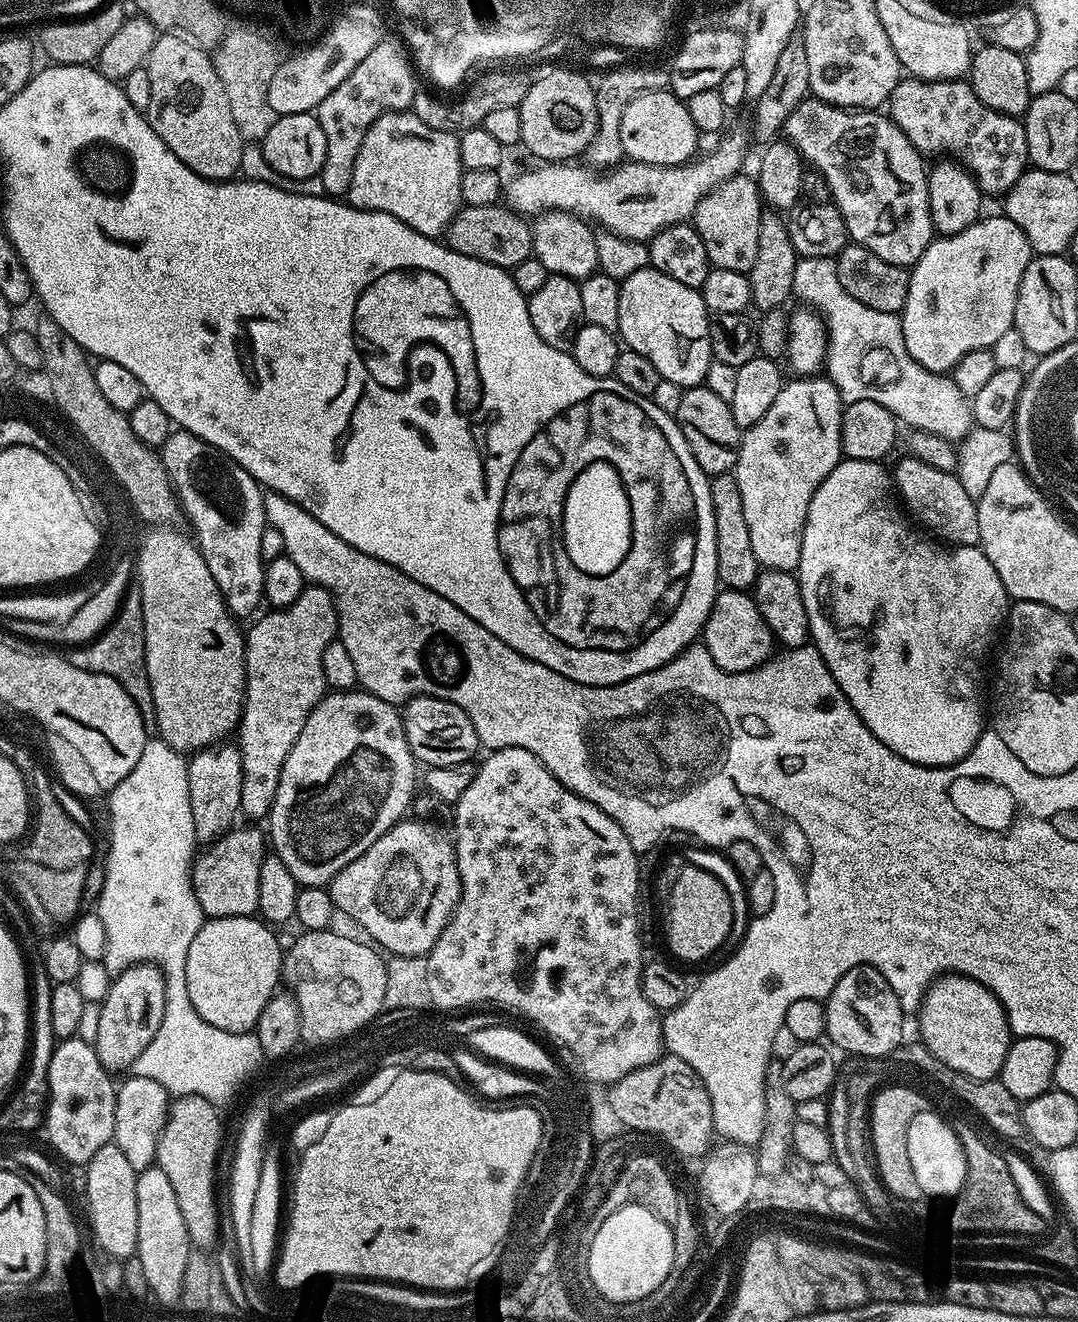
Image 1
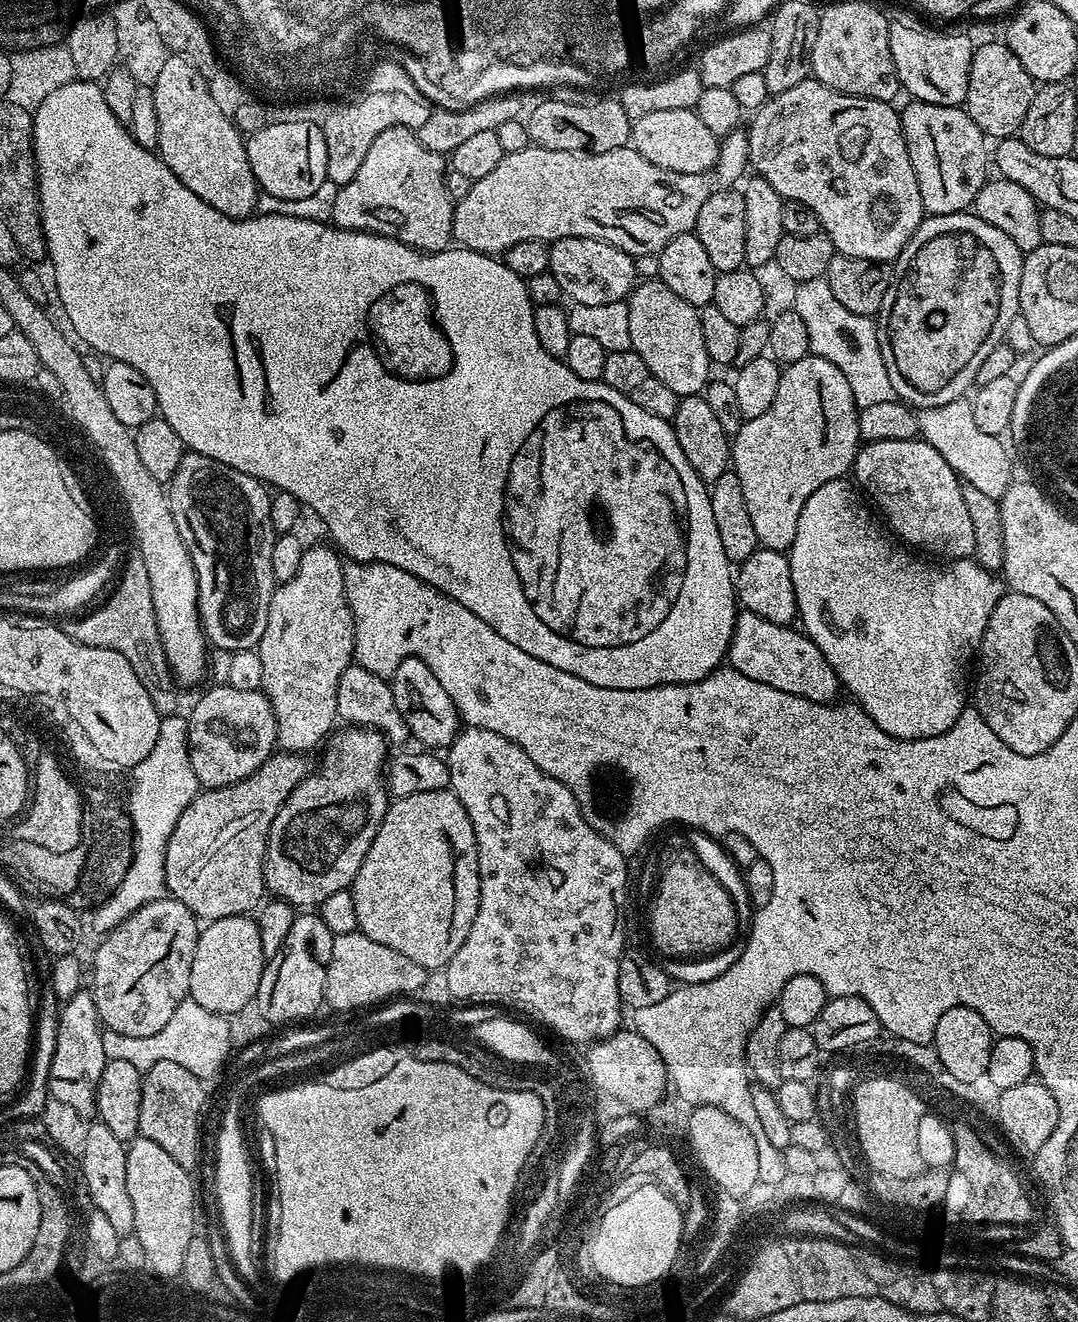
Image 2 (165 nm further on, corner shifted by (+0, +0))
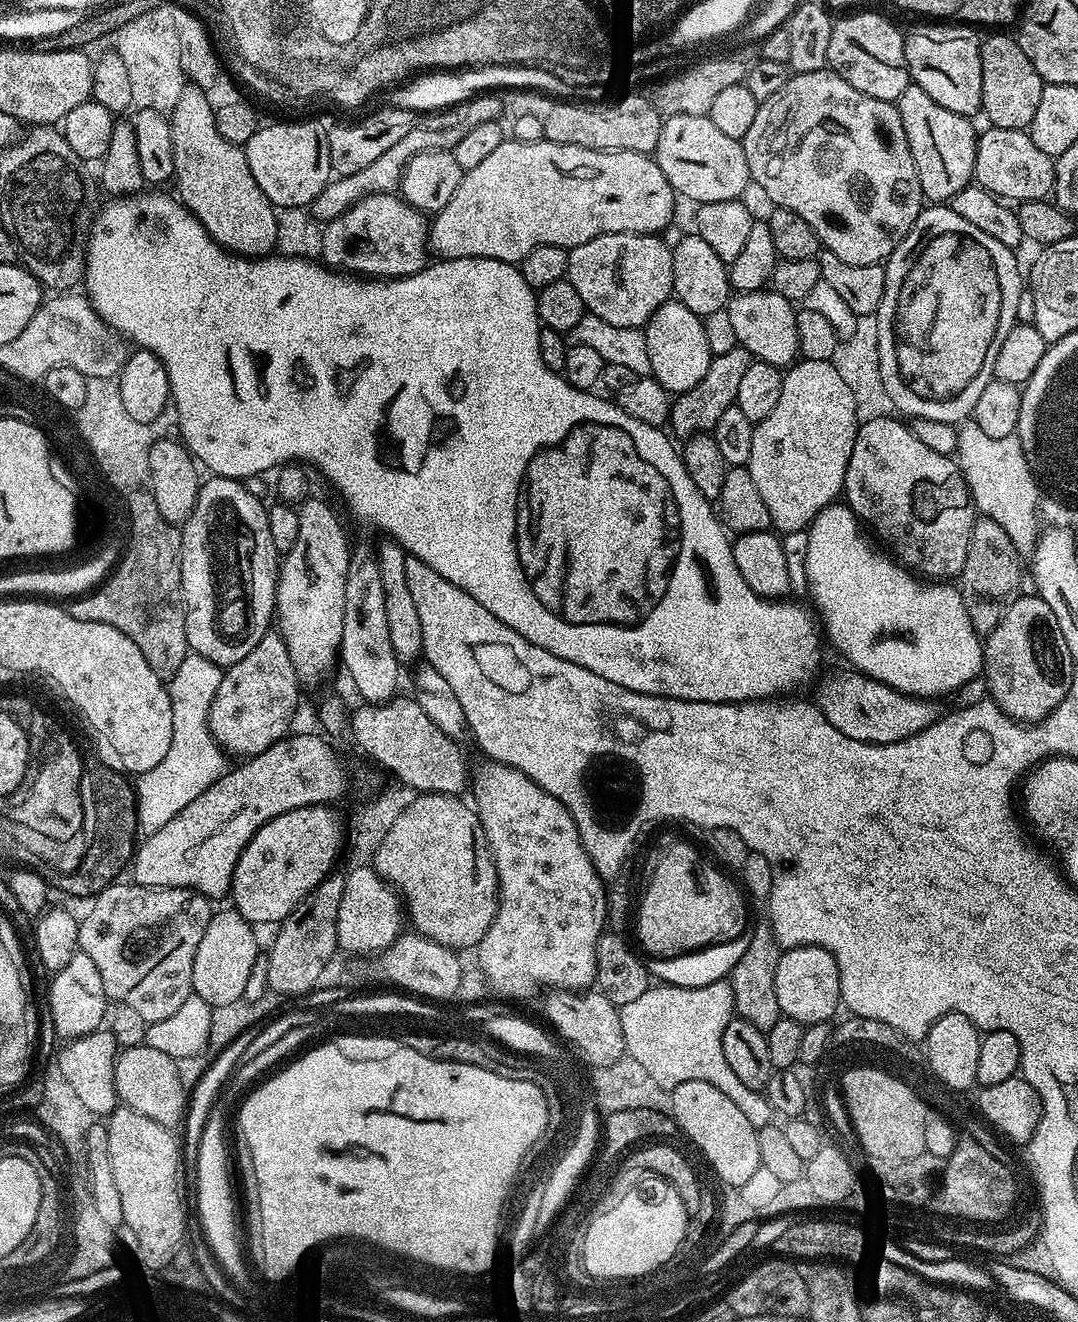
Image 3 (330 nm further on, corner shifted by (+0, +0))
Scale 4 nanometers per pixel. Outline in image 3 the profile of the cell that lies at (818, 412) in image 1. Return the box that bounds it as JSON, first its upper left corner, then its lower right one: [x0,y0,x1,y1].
[746,358,857,533]

